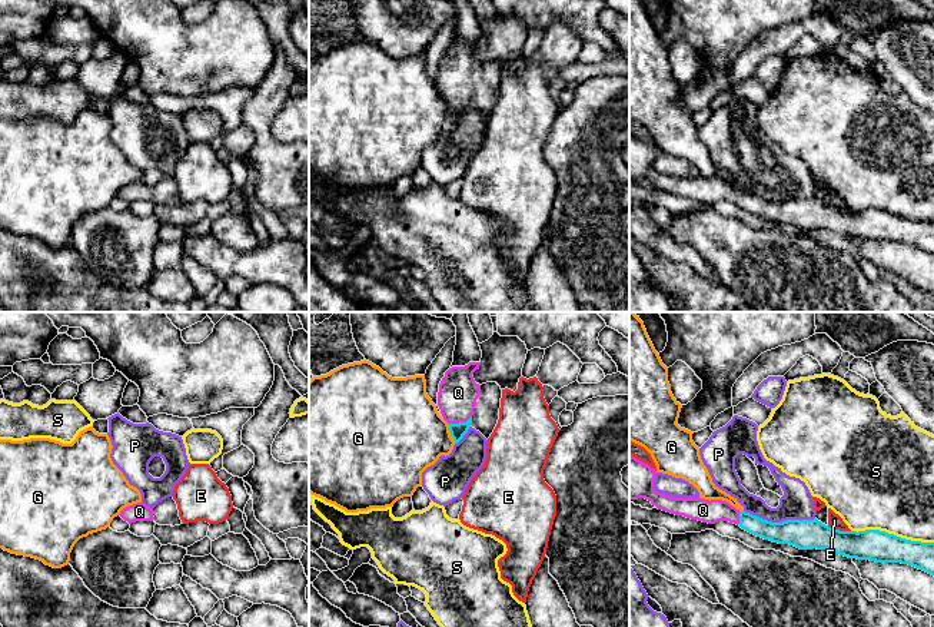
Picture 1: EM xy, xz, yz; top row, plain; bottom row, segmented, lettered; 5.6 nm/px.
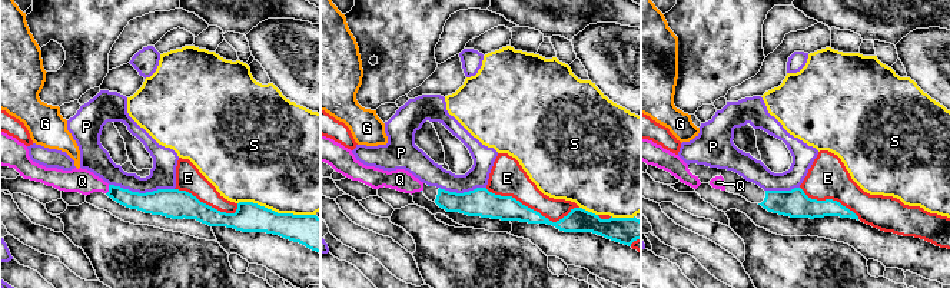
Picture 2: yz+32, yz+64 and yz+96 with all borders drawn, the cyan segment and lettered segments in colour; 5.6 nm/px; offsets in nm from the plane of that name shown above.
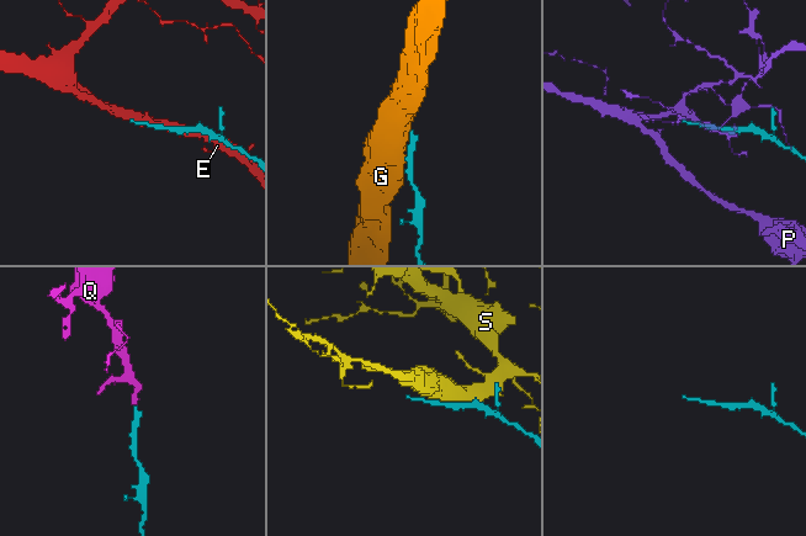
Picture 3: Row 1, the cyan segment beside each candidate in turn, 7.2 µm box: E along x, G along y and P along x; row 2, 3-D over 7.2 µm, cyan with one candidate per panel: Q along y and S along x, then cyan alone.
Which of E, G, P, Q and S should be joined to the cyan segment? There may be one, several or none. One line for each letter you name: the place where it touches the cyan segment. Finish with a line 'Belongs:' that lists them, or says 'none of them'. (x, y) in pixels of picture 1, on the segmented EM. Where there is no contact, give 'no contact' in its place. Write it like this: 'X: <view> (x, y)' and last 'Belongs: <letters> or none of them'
Q: xz (459, 423)
Belongs: Q

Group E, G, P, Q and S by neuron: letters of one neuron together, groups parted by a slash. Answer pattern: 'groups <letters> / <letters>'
groups E / G / P / Q / S

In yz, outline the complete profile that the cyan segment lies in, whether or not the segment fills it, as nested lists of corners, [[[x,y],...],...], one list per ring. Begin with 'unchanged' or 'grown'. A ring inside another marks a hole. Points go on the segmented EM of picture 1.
grown; [[[629,455],[629,500],[645,498],[658,510],[708,524],[729,521],[742,530],[800,550],[827,550],[848,558],[901,563],[934,575],[934,543],[911,541],[880,530],[840,531],[817,518],[771,522],[722,500],[677,498],[654,490],[657,471]]]

